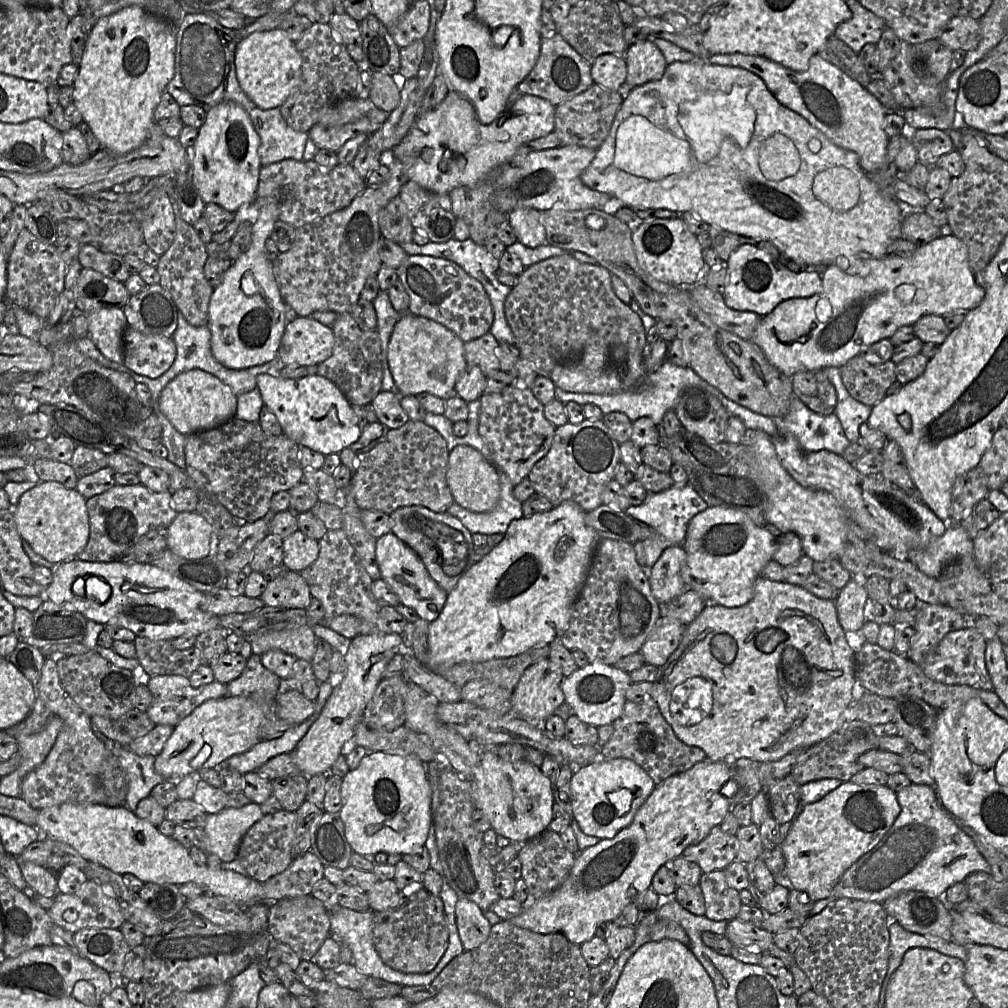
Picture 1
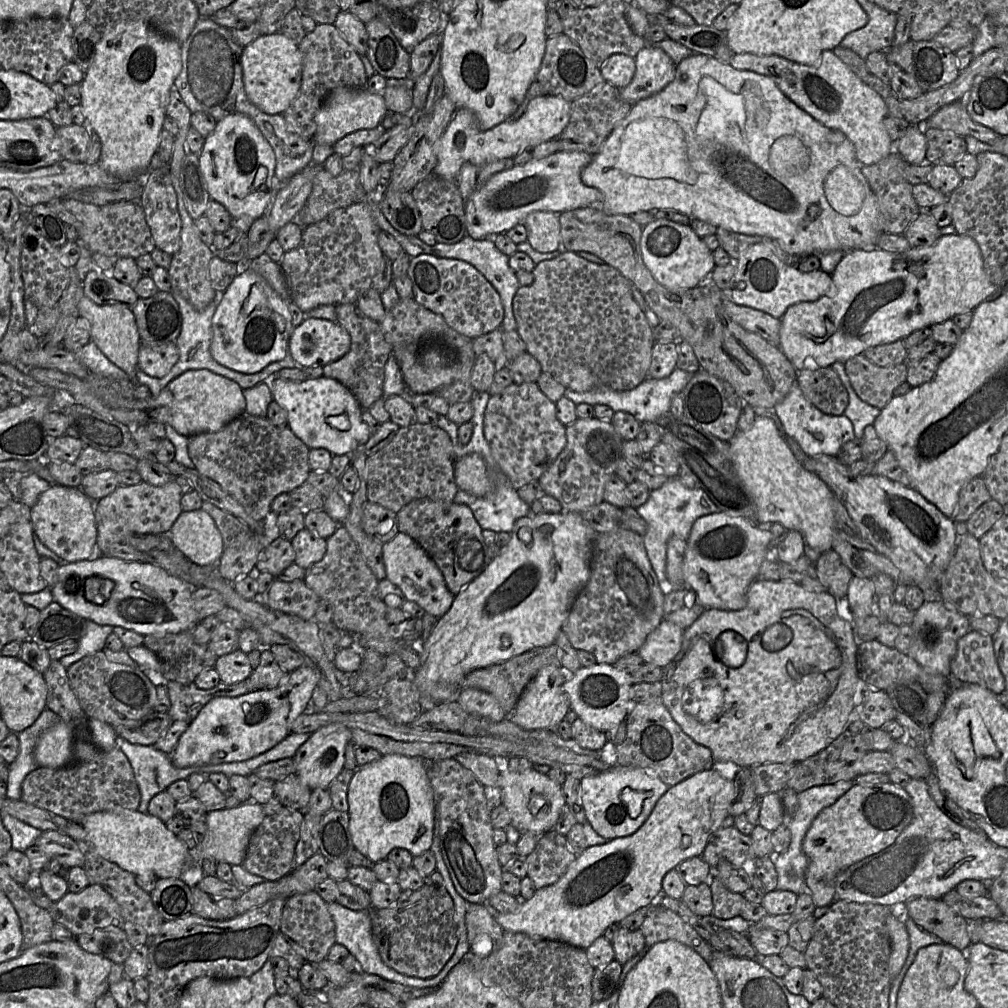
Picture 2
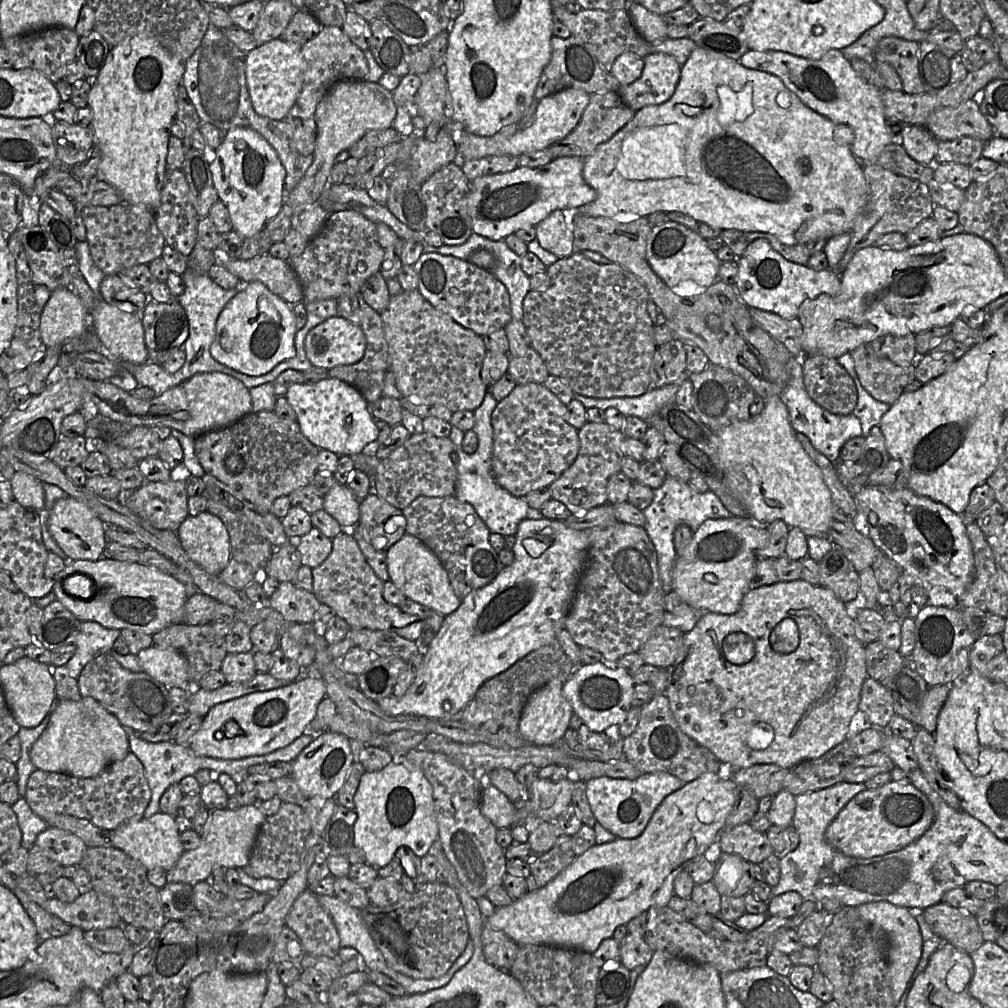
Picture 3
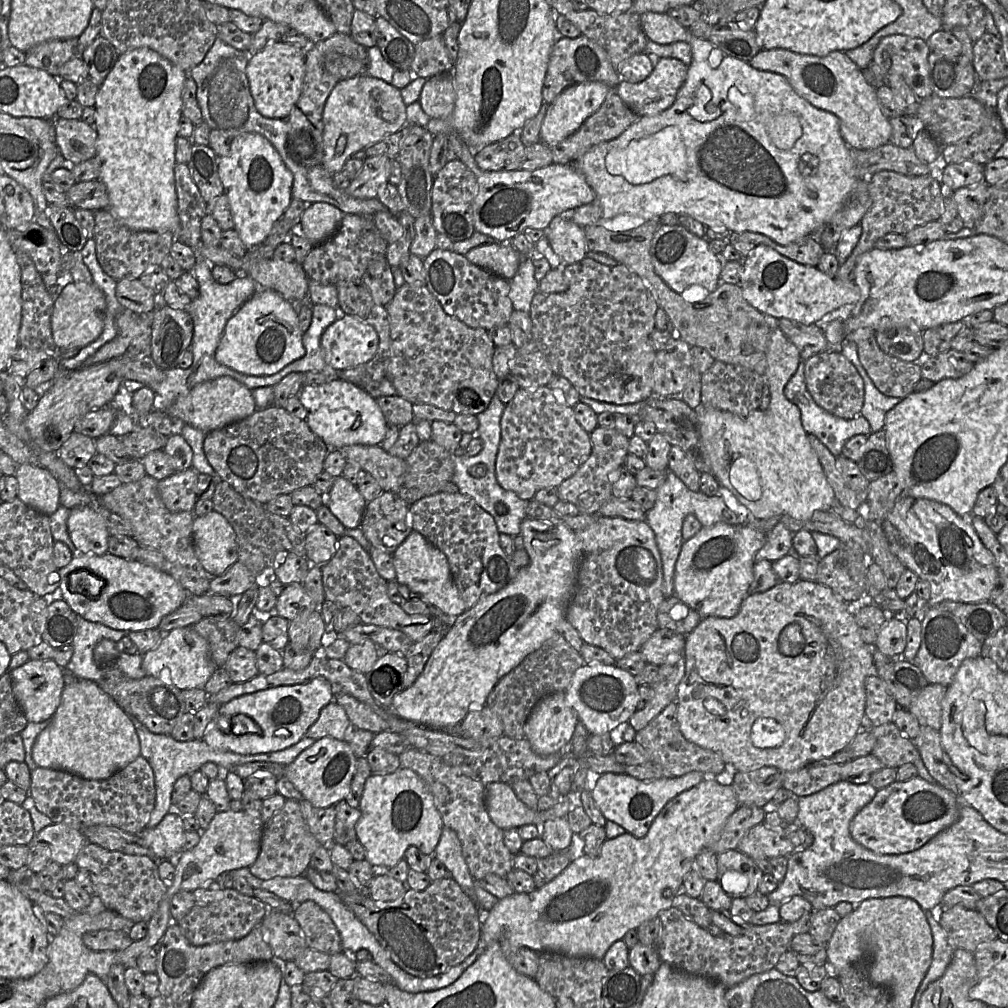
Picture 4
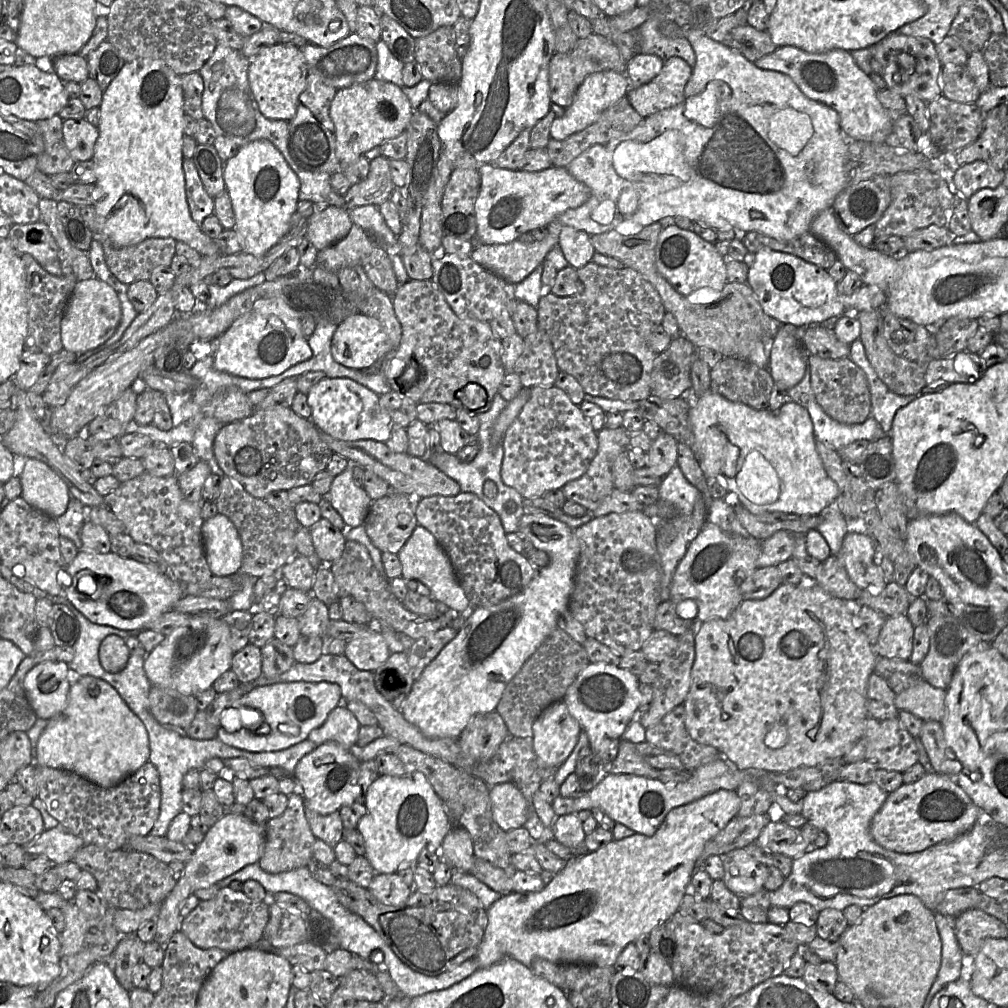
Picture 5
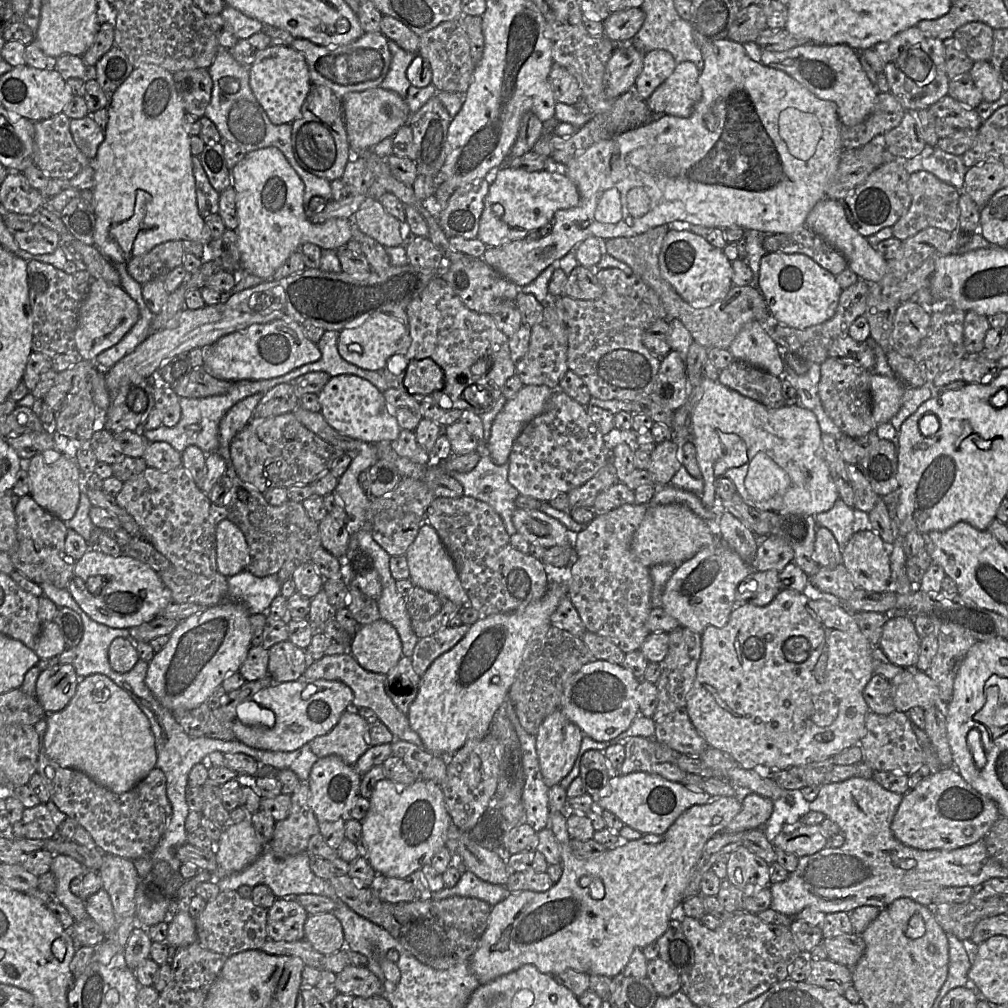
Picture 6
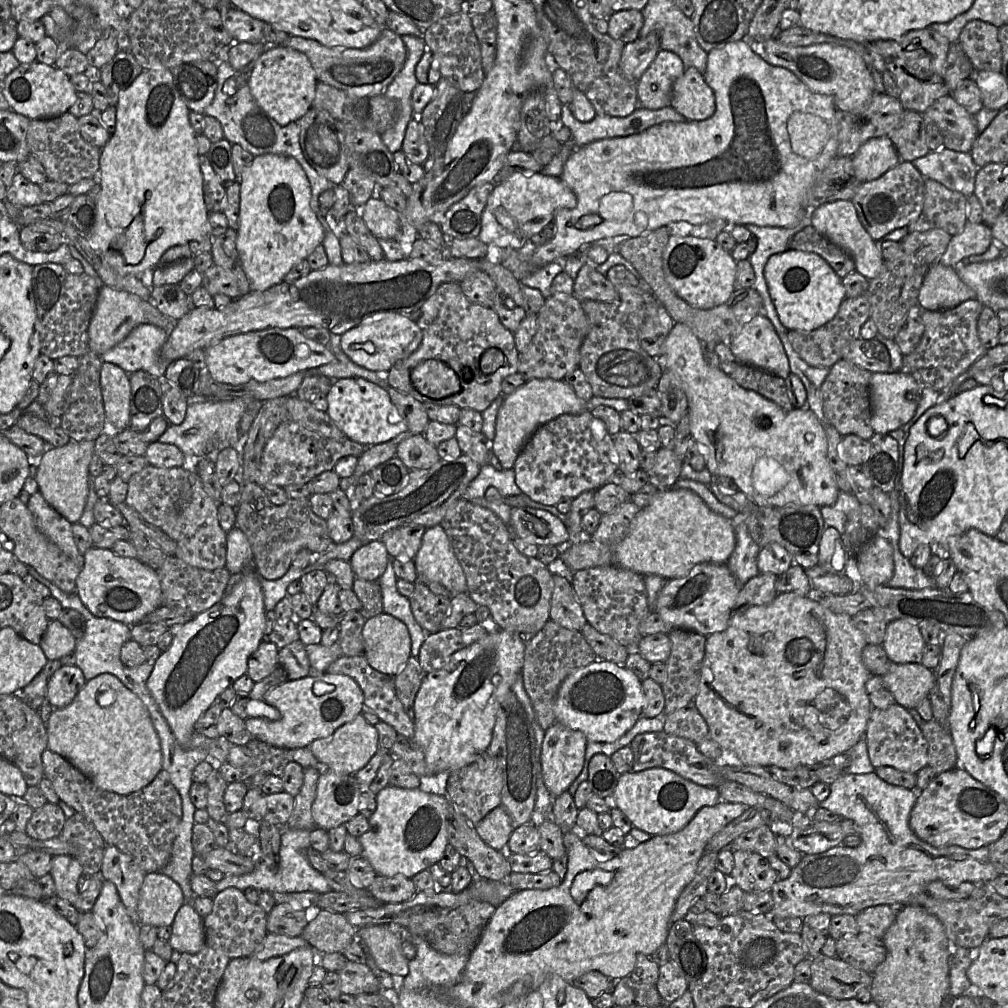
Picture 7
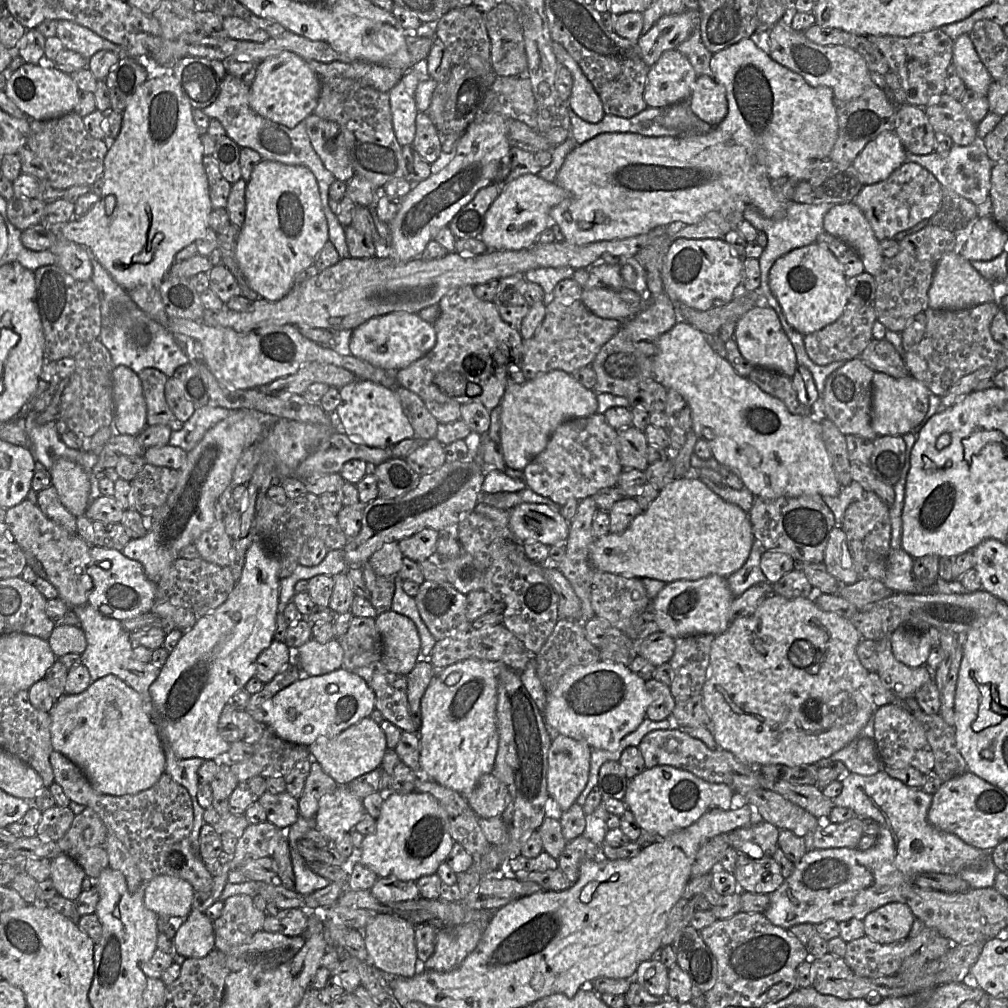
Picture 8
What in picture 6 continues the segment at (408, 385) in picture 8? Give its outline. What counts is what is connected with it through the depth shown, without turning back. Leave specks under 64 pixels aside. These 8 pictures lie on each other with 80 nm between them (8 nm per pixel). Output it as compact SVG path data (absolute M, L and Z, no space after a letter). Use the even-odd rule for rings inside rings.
M441 276L431 279L421 295L409 303L406 314L411 345L405 355L395 354L388 359L390 370L383 368L380 371L389 387L406 393L419 403L427 401L445 408L475 412L479 408L471 406L464 399L463 391L471 385L478 385L490 393L487 404L491 401L494 404L502 395L507 379L516 374L516 364L511 359L509 338L497 327L492 315L467 308ZM425 358L432 359L442 368L444 386L427 395L410 393L403 383L404 371L412 360Z

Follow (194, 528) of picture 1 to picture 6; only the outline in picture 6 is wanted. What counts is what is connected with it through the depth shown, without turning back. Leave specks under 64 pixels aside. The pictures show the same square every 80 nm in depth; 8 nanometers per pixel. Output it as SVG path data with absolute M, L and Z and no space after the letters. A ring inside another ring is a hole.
M228 518L216 525L217 572L227 578L244 570L249 563L249 546L240 528Z

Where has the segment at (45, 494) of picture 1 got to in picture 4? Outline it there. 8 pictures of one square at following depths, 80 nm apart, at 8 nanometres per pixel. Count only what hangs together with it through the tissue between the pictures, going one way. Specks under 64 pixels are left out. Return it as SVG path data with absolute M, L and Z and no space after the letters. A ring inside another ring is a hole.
M88 506L72 508L67 520L69 537L79 553L107 553L109 533L101 514Z

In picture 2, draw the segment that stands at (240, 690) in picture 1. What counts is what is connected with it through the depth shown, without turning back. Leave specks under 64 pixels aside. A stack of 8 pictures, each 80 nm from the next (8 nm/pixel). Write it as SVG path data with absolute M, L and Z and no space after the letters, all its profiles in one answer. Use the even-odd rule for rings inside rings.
M269 648L261 651L260 663L244 682L250 691L275 689L286 683L289 673L283 671Z

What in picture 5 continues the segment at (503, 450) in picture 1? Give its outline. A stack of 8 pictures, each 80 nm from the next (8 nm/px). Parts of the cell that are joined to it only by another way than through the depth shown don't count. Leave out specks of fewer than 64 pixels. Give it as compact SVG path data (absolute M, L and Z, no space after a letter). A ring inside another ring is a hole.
M555 386L530 389L529 400L506 431L502 442L504 456L501 464L501 479L506 486L514 488L525 499L542 498L545 492L561 489L567 482L581 477L598 449L597 432L580 407L572 403L563 390Z

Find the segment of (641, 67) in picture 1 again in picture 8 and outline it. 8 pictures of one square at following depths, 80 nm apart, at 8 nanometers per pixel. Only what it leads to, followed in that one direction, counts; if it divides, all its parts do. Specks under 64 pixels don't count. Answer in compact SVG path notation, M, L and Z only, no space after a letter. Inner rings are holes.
M698 76L688 102L692 111L712 126L719 125L728 113L726 89L712 77Z

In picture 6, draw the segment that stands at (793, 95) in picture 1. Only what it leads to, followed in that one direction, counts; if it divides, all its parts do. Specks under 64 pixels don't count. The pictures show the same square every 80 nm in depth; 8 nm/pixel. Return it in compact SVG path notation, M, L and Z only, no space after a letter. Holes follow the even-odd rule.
M803 44L783 52L763 51L760 64L785 72L821 100L836 104L841 126L855 126L874 110L878 92L859 61L859 52L843 44Z

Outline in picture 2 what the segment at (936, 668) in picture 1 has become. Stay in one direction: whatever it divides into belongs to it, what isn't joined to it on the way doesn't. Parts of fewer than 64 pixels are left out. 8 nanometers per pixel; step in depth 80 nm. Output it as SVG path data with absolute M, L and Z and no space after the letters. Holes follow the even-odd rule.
M970 630L958 640L956 654L950 664L950 679L956 684L977 684L996 695L1005 691L1005 679L994 654L992 636Z

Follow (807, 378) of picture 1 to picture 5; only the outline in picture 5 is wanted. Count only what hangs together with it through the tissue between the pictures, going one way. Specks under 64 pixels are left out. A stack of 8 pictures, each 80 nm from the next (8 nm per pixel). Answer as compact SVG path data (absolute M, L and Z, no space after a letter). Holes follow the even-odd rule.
M808 357L811 388L817 403L832 419L843 424L861 424L871 416L870 390L864 371L848 358Z

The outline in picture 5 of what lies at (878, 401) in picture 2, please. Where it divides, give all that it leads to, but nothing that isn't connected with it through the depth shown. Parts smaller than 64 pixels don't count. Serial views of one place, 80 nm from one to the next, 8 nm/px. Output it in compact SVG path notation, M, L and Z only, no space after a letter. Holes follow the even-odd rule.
M883 290L881 292L885 297L884 305L876 309L858 313L857 317L861 323L859 340L863 343L866 356L877 376L891 392L901 396L920 394L921 390L927 385L924 379L925 367L920 366L916 361L910 361L896 355L889 348L883 335L883 321L886 315L887 296Z

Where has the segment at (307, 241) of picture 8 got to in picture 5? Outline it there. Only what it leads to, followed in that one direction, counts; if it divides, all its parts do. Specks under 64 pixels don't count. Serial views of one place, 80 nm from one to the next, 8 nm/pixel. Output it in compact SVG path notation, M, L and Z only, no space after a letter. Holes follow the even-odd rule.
M259 139L242 145L238 153L224 162L225 191L229 194L235 216L234 230L241 252L264 255L290 229L300 188L297 175L280 151L269 141ZM314 203L314 212L308 220L305 238L318 251L345 238L353 224L347 210L327 203Z

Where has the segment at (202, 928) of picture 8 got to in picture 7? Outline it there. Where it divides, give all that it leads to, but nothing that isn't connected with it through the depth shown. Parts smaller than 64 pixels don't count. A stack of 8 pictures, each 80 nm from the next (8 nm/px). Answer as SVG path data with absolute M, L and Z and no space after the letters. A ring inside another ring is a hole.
M183 904L171 928L172 933L168 942L177 952L196 954L206 946L203 918L195 911L192 904Z

